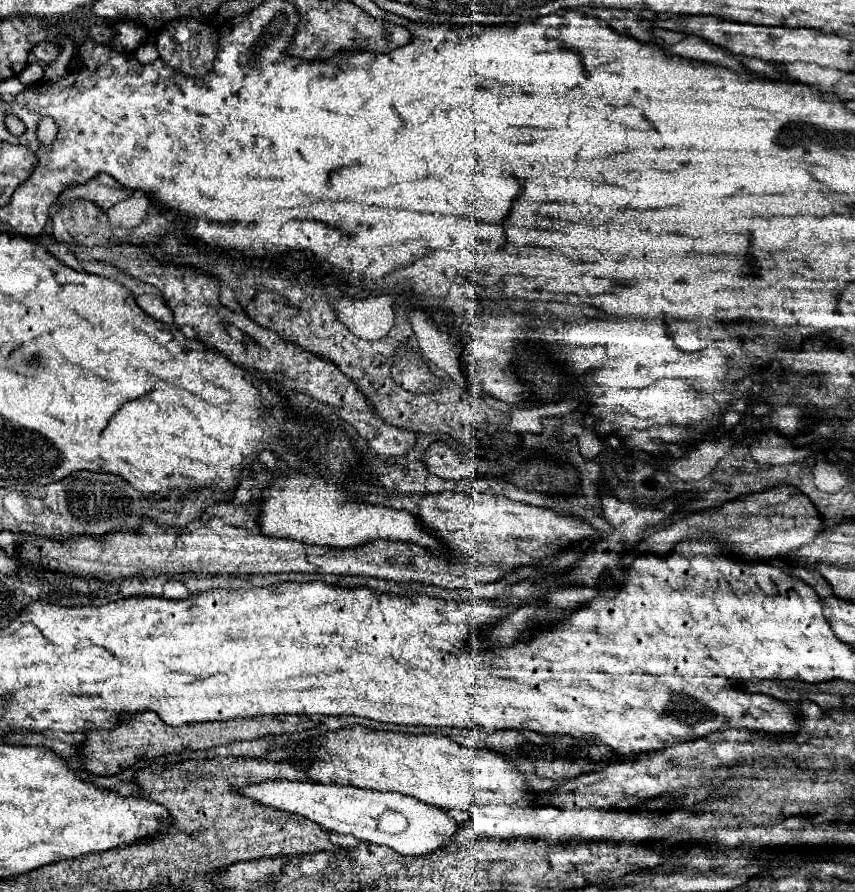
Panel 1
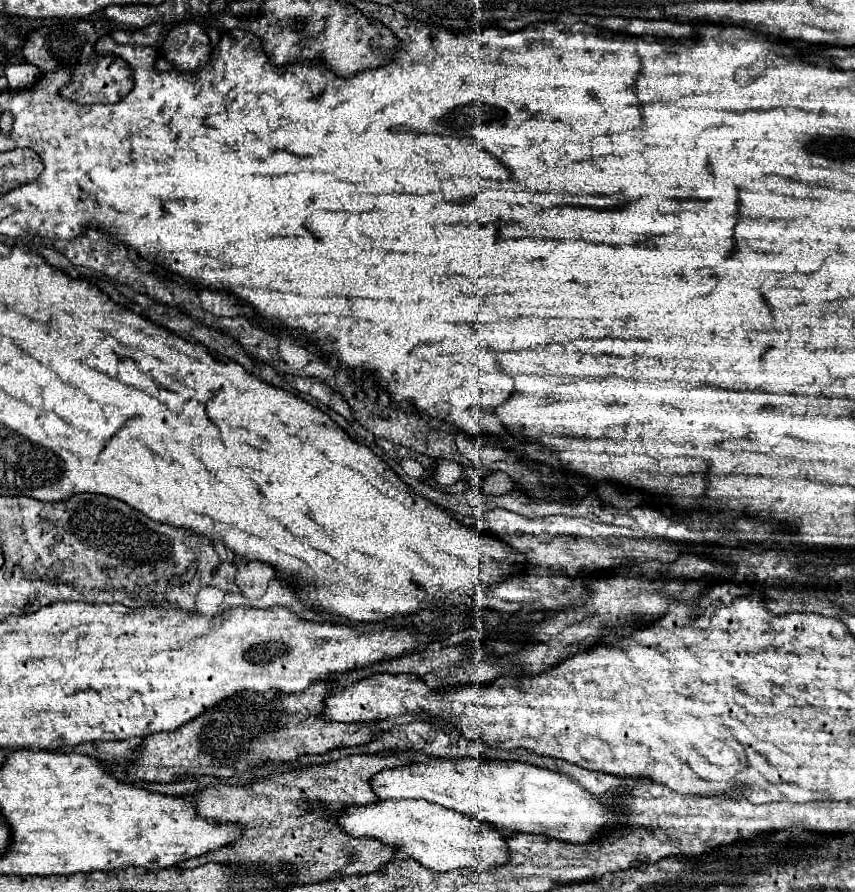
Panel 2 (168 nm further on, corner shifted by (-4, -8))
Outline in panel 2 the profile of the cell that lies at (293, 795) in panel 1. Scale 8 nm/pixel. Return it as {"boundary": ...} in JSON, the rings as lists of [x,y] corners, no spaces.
{"boundary":[[[381,800],[369,806],[351,806],[339,816],[339,826],[355,838],[373,836],[385,844],[393,844],[401,854],[435,872],[461,868],[489,870],[509,862],[507,836],[501,830],[485,820],[425,800]]]}

